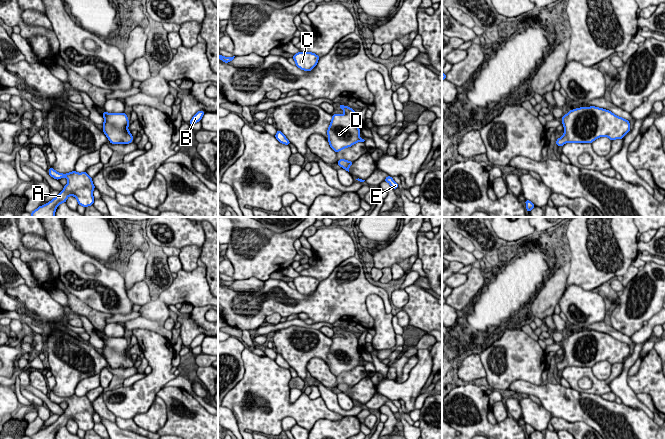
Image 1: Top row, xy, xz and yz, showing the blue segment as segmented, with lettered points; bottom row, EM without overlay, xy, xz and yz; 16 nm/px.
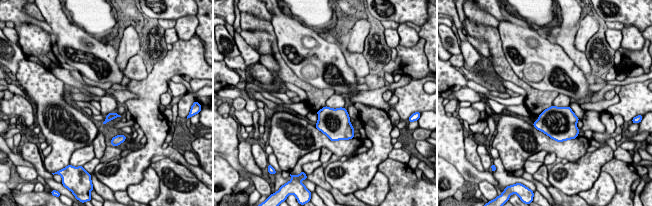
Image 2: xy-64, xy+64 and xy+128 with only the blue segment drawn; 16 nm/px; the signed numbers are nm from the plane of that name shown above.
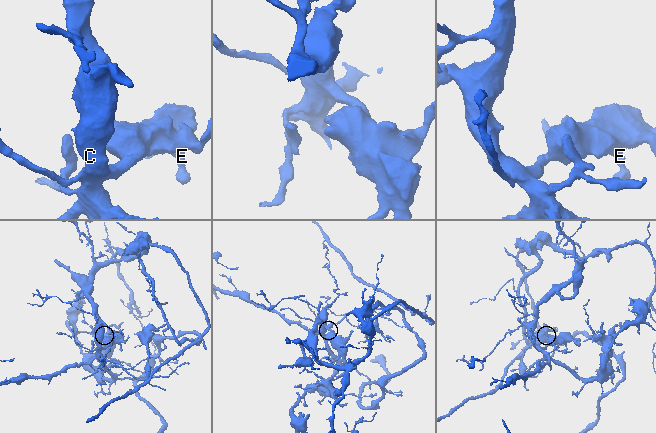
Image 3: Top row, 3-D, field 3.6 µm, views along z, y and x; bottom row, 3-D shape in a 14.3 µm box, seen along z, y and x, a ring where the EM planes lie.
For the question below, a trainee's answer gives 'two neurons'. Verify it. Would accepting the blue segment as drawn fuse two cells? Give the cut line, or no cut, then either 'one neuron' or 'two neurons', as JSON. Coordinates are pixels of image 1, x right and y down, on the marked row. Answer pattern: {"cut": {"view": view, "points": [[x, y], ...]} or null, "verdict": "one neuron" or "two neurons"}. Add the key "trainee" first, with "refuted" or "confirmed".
{"trainee": "refuted", "cut": null, "verdict": "one neuron"}

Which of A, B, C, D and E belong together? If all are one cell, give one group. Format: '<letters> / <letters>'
A B C D E

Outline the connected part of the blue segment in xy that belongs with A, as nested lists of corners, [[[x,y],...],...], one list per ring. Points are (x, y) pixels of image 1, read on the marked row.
[[[49,167],[49,175],[57,180],[66,177],[68,183],[54,199],[32,211],[31,217],[54,217],[58,205],[65,203],[70,195],[74,196],[78,204],[85,208],[93,205],[95,201],[93,197],[95,186],[86,171],[78,173],[74,170],[70,173],[62,174]]]

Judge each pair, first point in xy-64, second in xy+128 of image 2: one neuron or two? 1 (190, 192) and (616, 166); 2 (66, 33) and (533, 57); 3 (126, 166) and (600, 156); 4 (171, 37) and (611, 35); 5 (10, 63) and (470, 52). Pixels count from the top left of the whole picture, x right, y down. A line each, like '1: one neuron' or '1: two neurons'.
1: one neuron
2: one neuron
3: one neuron
4: one neuron
5: two neurons

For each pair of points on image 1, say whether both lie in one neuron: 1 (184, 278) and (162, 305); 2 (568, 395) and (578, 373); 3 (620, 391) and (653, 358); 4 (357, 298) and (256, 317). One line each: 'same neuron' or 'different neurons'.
1: same neuron
2: different neurons
3: different neurons
4: same neuron

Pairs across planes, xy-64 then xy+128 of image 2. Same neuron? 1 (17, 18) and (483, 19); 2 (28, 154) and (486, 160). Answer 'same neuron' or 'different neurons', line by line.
1: different neurons
2: same neuron

